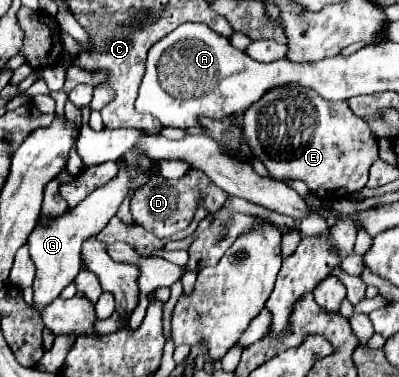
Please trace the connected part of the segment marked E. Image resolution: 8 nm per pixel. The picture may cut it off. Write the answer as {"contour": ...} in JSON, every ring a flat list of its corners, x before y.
{"contour":[[277,85,269,89,247,113,243,115,243,131,253,149,253,155,269,169,273,179,299,179,309,185,309,189,325,201,341,199,365,187,369,167,379,159,377,139,363,119,353,115,345,101,323,101,313,89,301,89,301,85]]}

